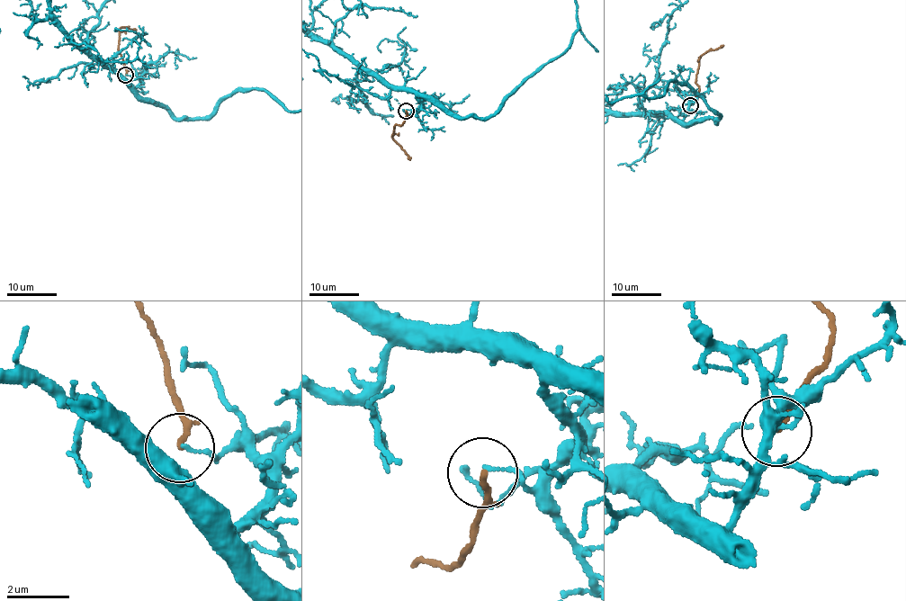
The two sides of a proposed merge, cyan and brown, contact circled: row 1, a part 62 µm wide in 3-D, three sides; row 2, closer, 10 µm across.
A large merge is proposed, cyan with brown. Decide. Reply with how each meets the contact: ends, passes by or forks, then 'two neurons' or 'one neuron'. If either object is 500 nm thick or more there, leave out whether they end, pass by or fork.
cyan ends there; brown ends there; two neurons

